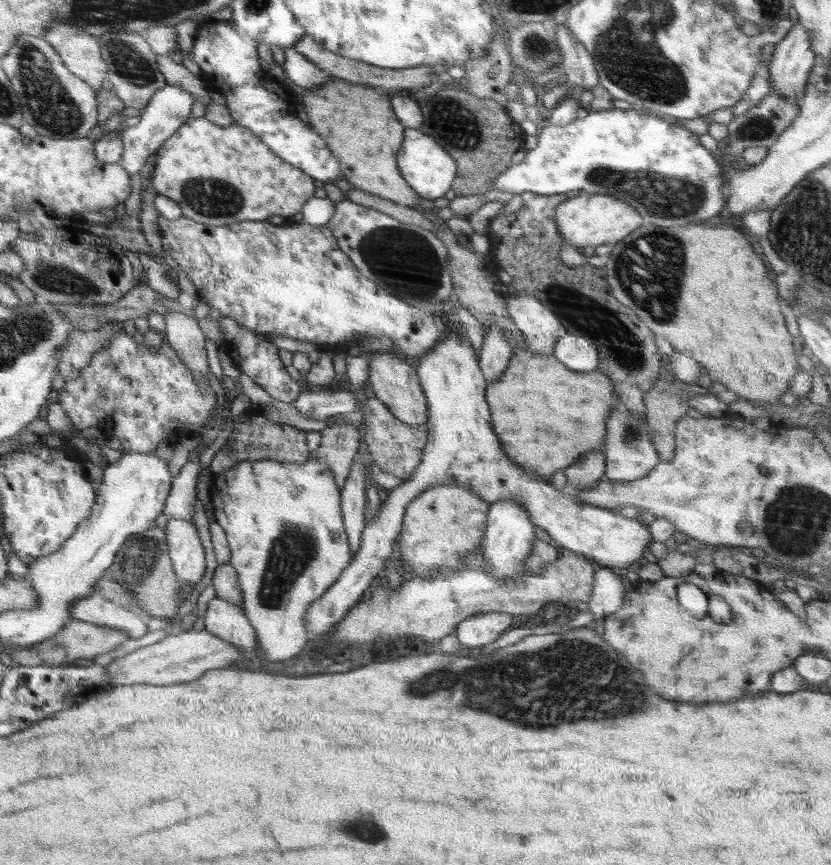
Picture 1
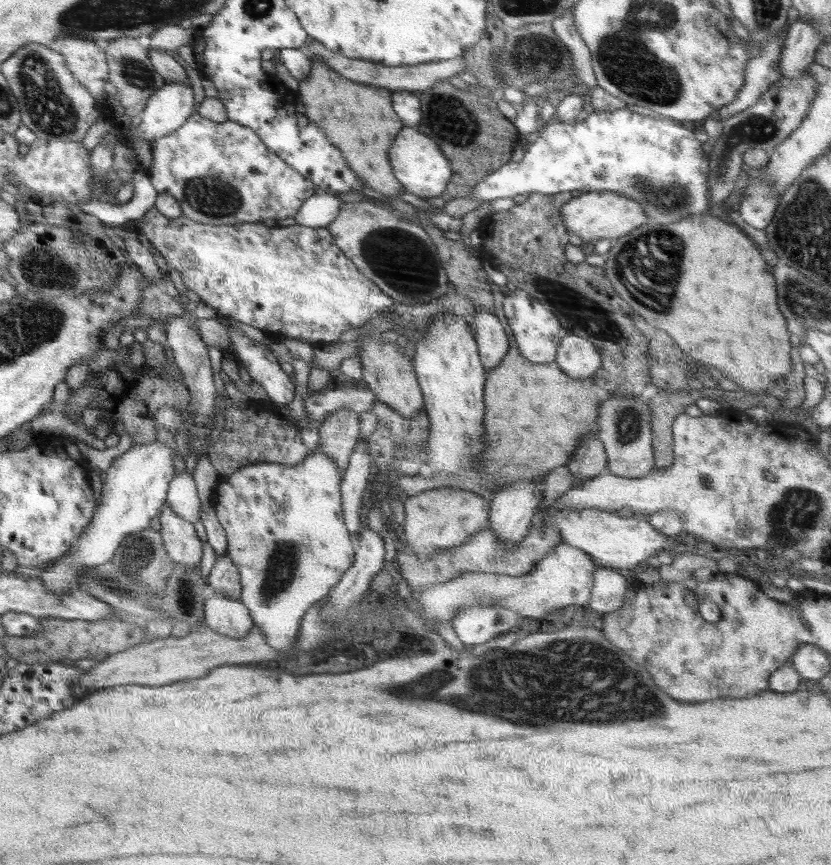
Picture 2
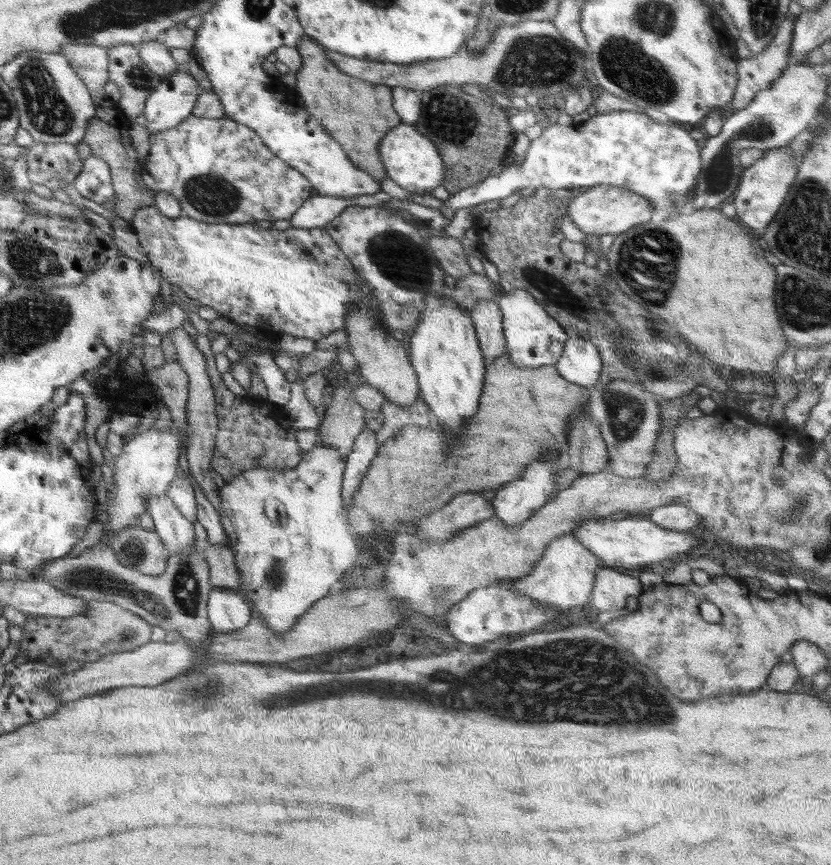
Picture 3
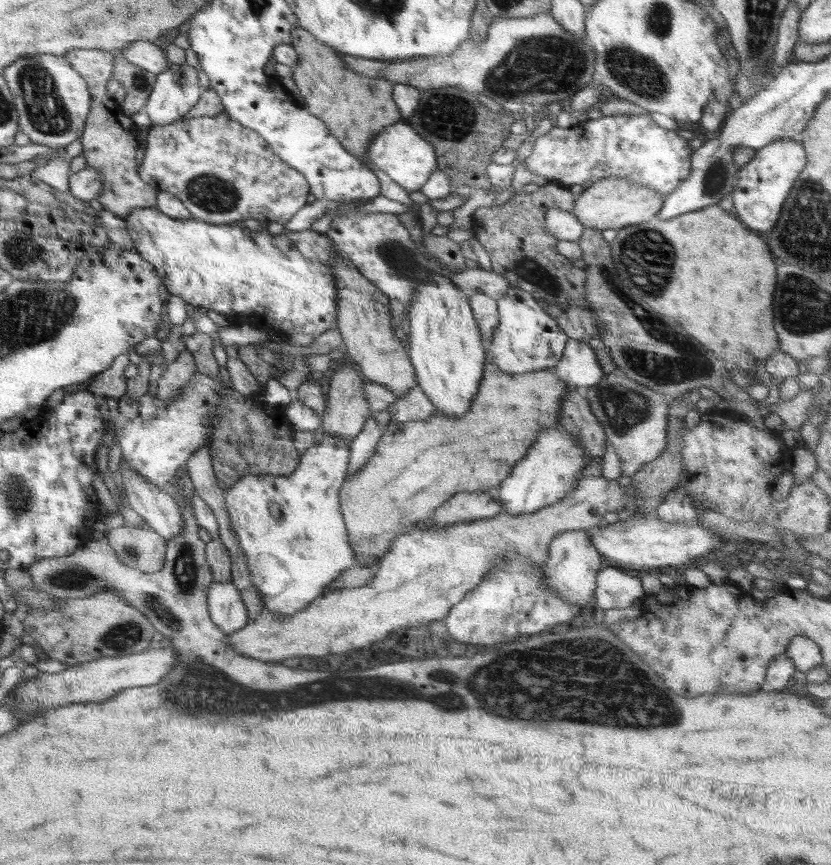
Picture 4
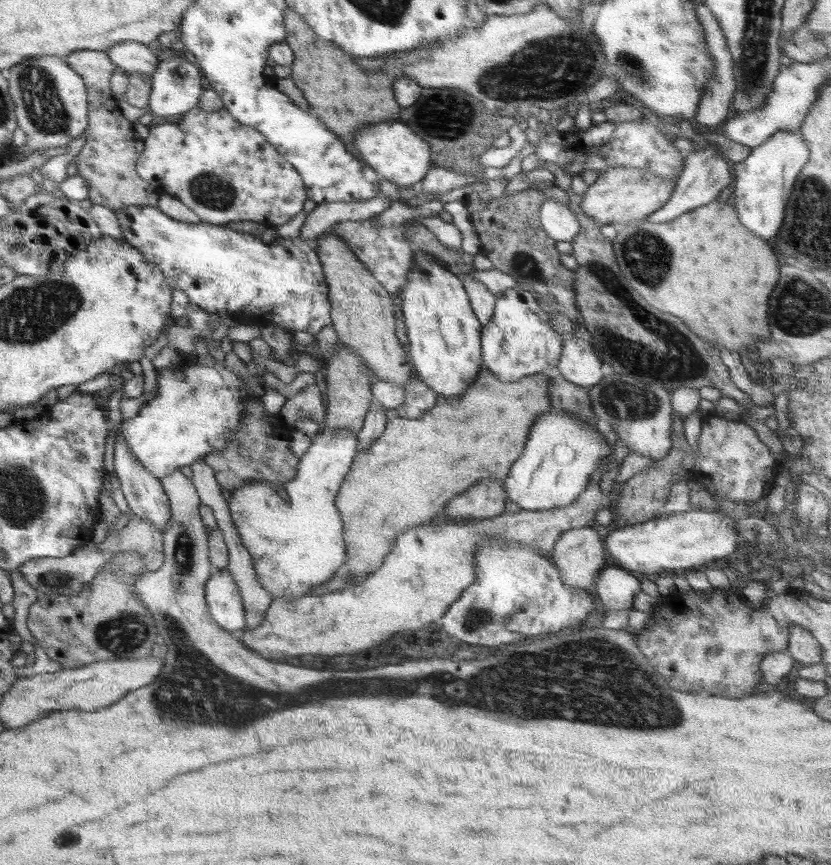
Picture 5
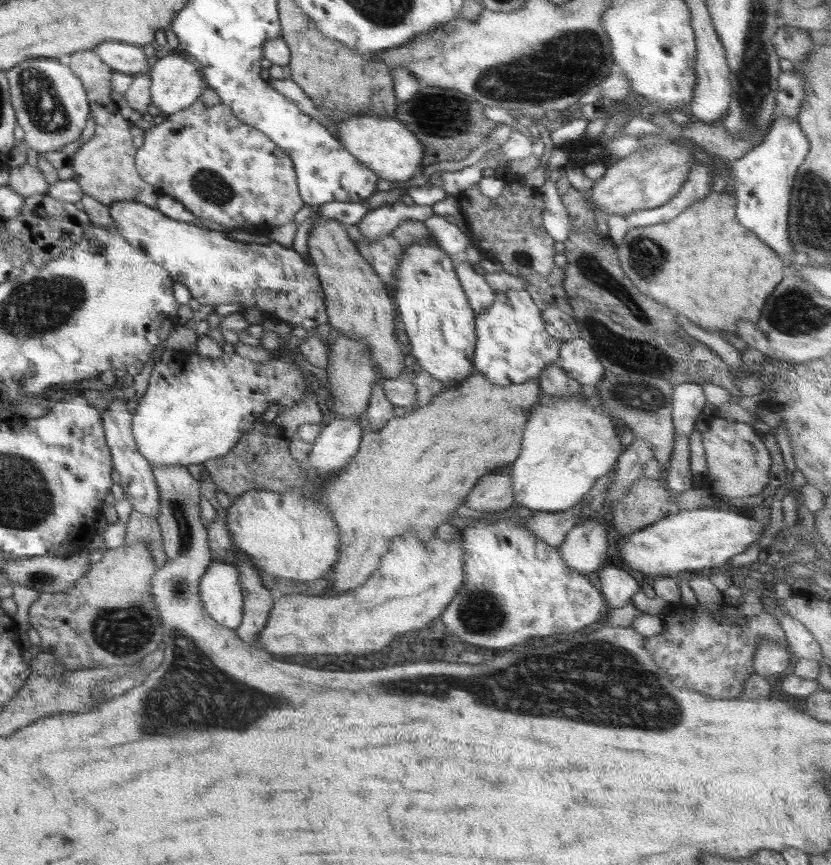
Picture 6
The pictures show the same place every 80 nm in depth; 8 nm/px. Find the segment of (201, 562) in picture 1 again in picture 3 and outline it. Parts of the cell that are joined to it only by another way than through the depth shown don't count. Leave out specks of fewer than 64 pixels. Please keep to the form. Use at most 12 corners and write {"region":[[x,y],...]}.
{"region":[[166,495],[148,497],[152,517],[170,555],[196,549],[193,523]]}

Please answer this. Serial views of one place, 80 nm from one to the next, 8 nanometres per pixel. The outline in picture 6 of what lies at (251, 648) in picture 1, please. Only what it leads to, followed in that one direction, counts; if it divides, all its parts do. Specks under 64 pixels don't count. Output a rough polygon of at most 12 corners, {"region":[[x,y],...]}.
{"region":[[212,562],[199,595],[227,629],[243,617],[239,570]]}

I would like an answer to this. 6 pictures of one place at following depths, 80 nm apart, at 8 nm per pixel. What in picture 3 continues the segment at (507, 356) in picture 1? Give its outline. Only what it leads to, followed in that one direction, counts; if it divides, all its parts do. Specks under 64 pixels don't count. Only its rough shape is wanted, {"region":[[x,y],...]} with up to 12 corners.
{"region":[[482,299],[469,315],[485,364],[505,351],[501,310]]}

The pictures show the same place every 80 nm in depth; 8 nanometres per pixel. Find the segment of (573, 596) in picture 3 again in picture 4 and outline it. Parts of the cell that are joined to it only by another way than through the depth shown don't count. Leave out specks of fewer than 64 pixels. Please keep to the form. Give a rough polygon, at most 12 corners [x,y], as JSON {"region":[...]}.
{"region":[[589,531],[560,533],[544,562],[545,585],[586,604],[602,555]]}

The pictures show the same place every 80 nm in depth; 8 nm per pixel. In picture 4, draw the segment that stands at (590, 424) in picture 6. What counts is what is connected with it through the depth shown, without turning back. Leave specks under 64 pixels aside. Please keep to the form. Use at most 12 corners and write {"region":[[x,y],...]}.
{"region":[[558,423],[540,430],[495,494],[502,513],[560,502],[586,452]]}

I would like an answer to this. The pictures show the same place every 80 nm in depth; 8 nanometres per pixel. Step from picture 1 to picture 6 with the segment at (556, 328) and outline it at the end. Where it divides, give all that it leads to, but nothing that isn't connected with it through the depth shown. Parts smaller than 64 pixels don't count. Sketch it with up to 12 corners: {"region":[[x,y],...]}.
{"region":[[526,289],[475,313],[473,374],[534,381],[559,360]]}

